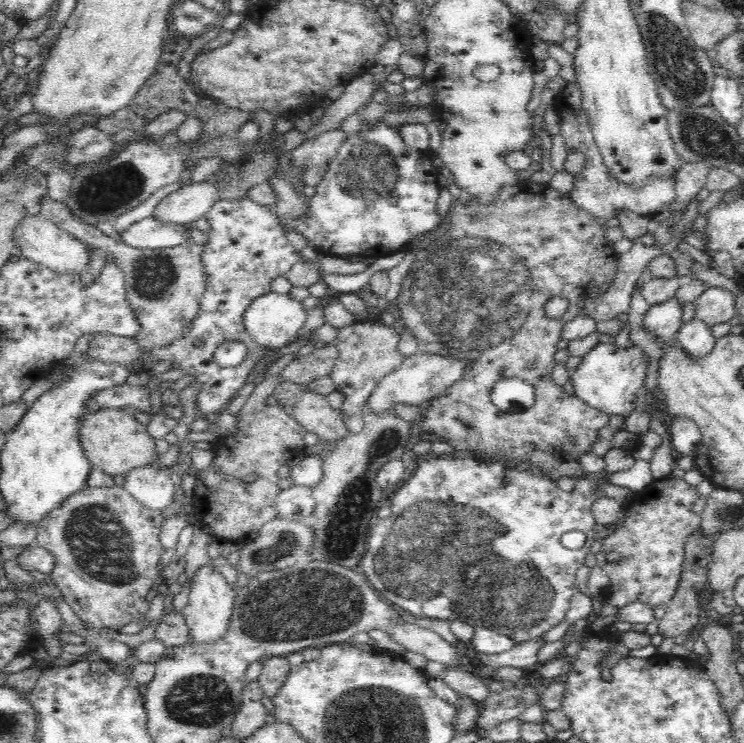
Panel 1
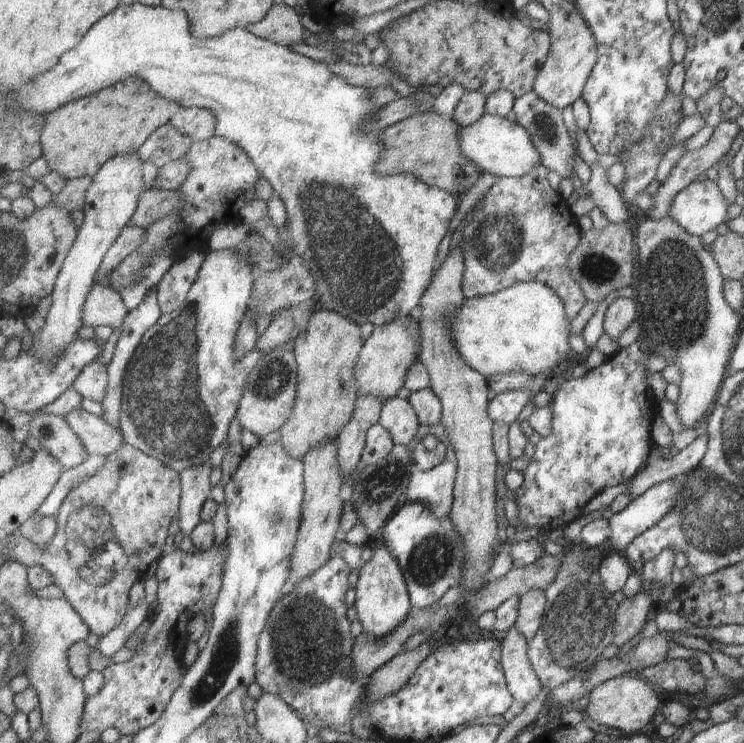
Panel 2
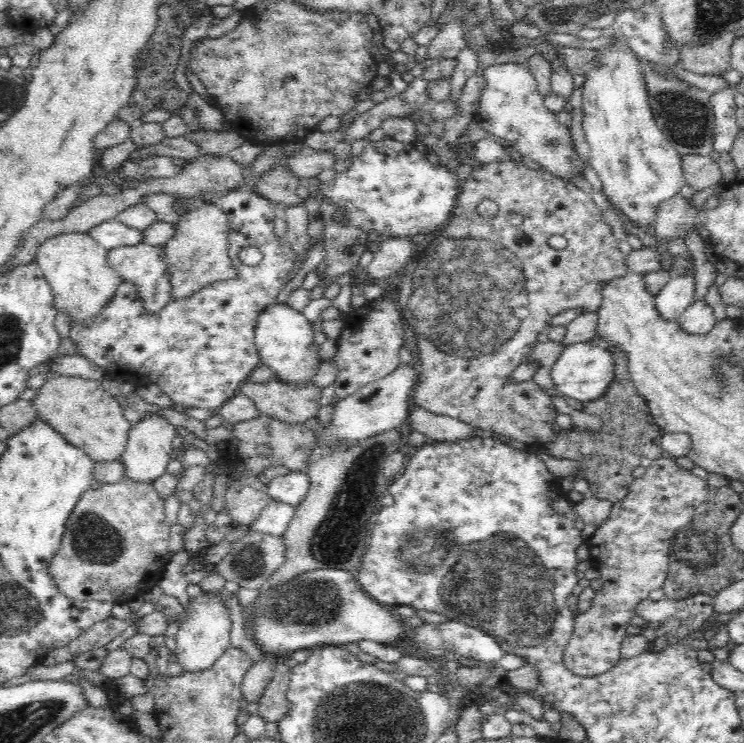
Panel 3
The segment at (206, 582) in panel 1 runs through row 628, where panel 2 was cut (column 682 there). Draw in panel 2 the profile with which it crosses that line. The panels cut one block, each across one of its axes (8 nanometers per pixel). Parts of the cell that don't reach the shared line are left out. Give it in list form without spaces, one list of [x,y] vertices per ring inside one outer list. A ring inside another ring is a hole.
[[[691,181],[673,197],[668,214],[683,230],[700,237],[725,222],[726,202],[715,181]]]

